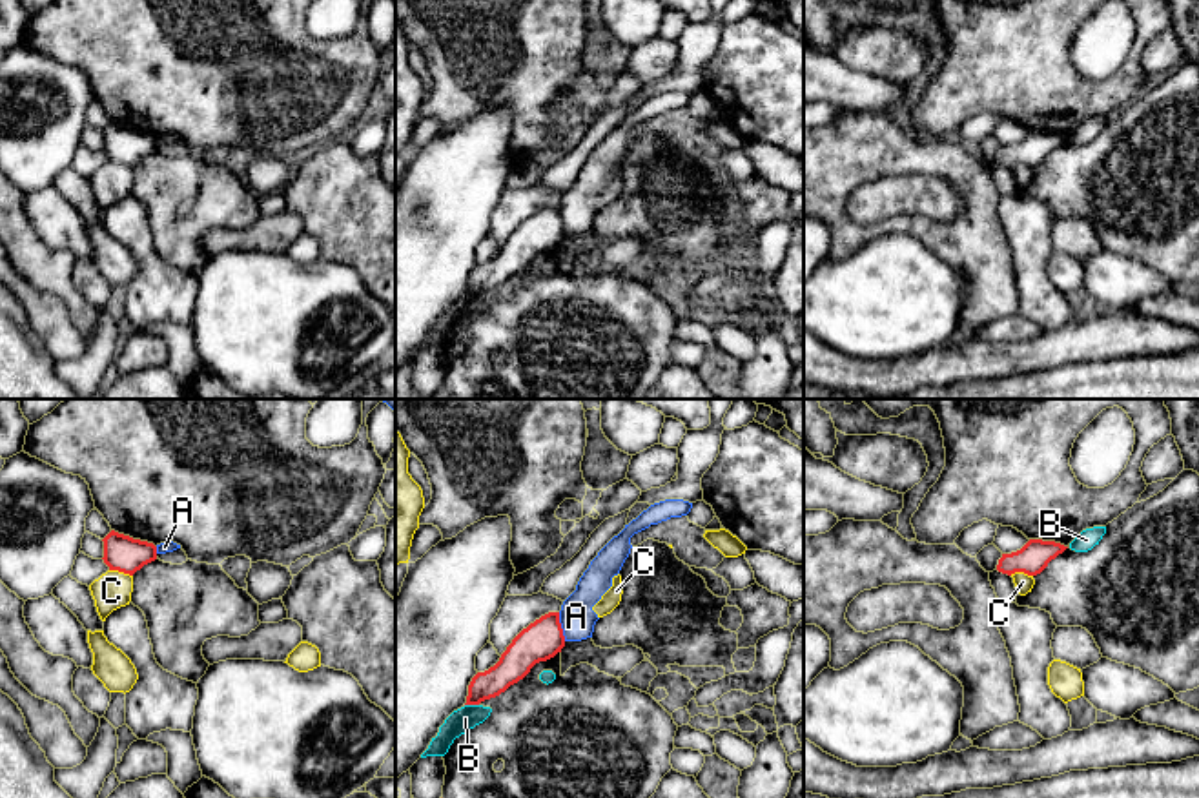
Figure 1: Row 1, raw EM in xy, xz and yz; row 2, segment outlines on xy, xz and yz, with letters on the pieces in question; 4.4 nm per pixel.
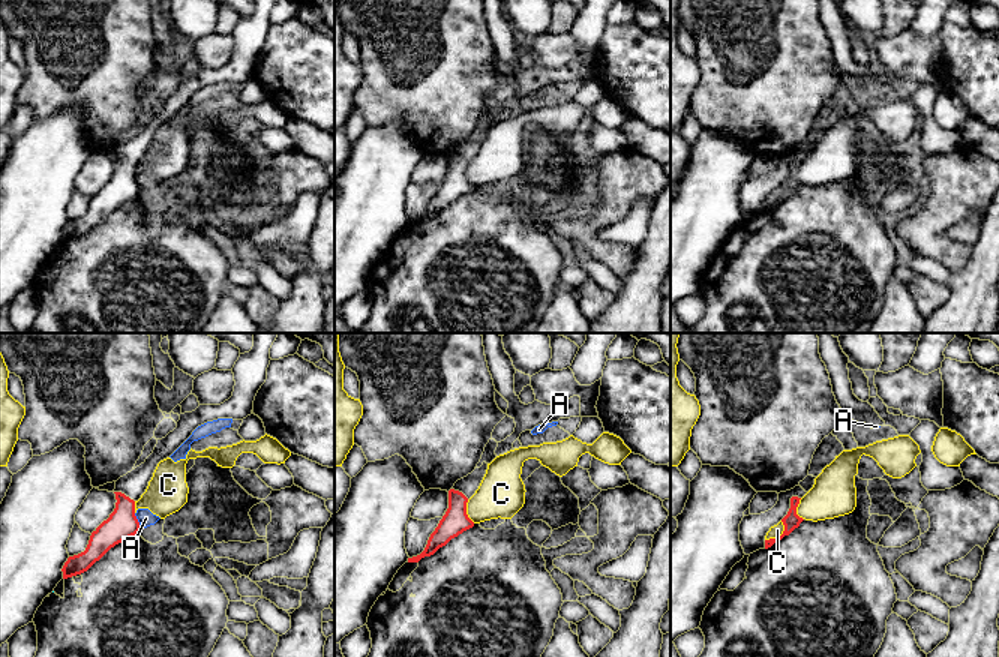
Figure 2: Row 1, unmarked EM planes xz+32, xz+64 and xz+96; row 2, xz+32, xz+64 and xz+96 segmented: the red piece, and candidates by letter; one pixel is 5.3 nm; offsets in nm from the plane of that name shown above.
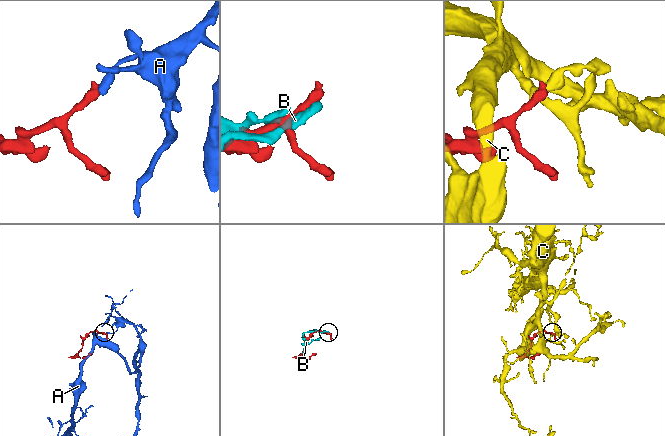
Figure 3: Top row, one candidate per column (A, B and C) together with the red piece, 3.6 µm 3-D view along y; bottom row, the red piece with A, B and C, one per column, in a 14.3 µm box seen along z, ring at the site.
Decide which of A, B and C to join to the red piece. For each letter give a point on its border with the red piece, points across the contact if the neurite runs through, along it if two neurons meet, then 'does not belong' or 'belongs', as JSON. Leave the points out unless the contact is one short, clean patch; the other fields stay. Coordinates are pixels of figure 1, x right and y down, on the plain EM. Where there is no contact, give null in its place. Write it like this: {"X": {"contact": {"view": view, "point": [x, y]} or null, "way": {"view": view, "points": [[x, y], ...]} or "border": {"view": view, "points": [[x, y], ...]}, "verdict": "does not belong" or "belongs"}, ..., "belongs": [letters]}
{"A": {"contact": {"view": "xz", "point": [560, 219]}, "border": {"view": "xz", "points": [[558, 204], [565, 232]]}, "verdict": "does not belong"}, "B": {"contact": {"view": "xz", "point": [472, 296]}, "verdict": "does not belong"}, "C": {"contact": {"view": "xy", "point": [121, 163]}, "border": {"view": "xy", "points": [[110, 161], [132, 168]]}, "verdict": "does not belong"}, "belongs": []}

